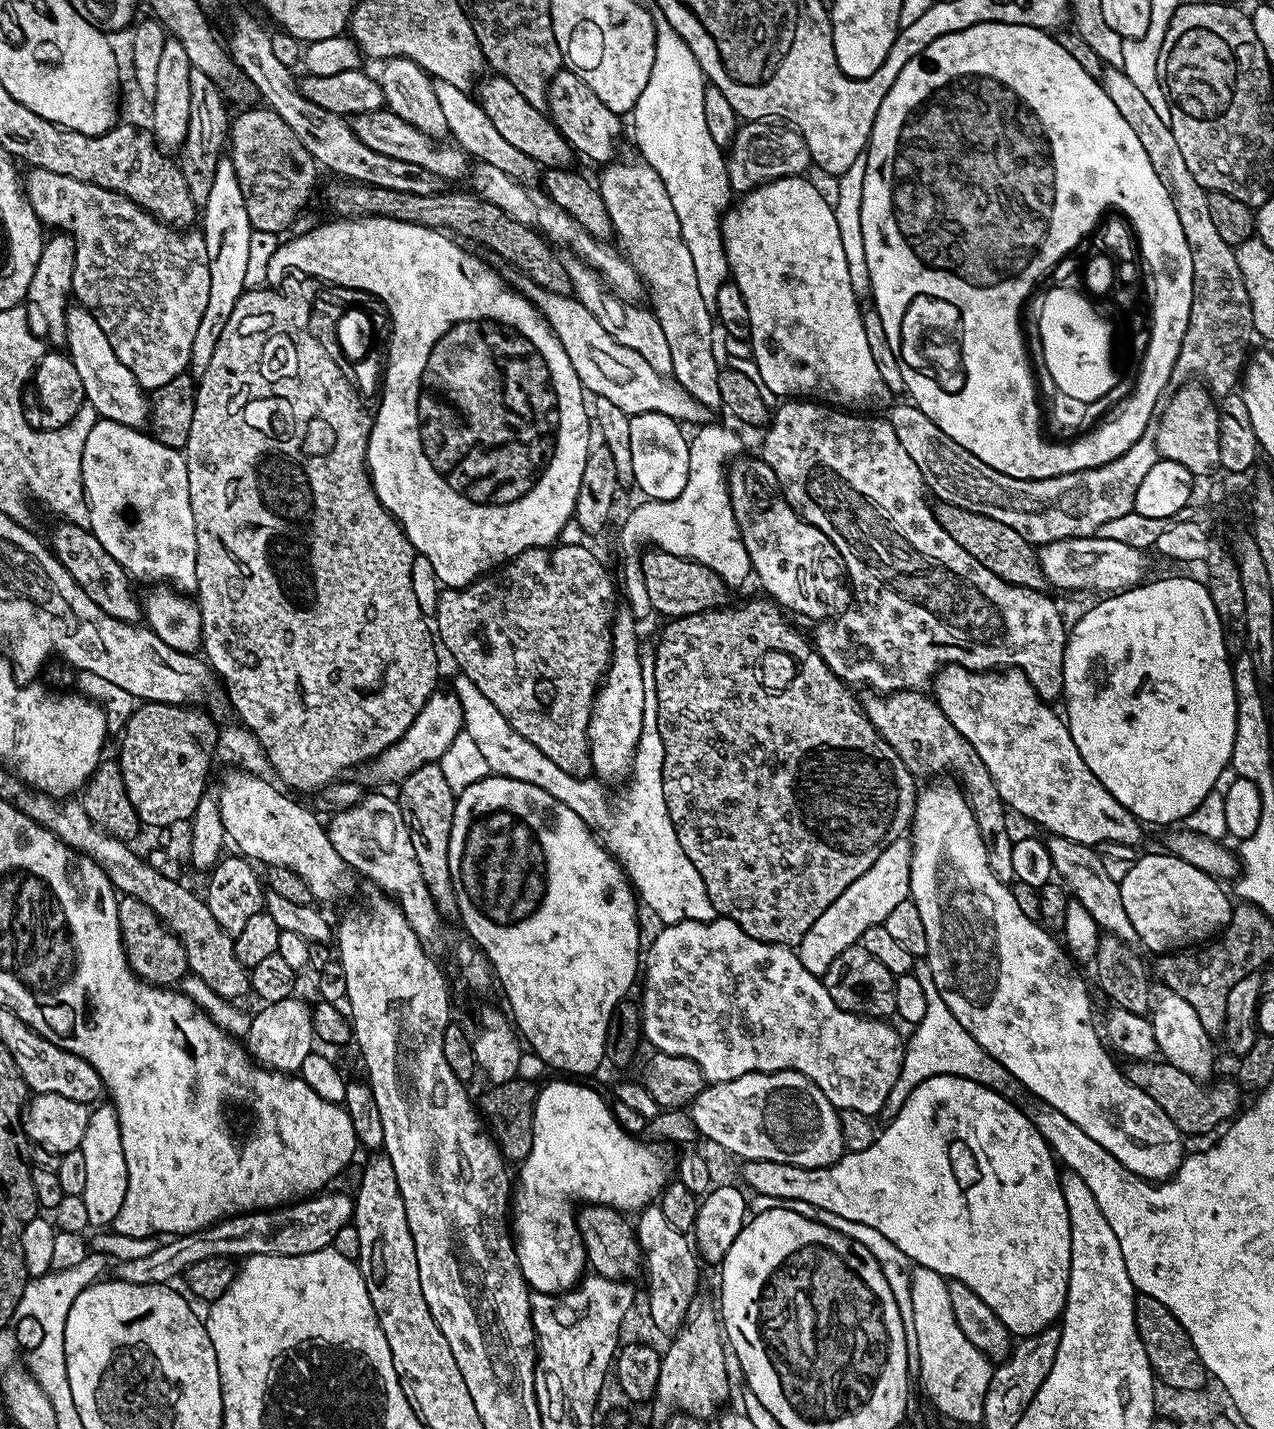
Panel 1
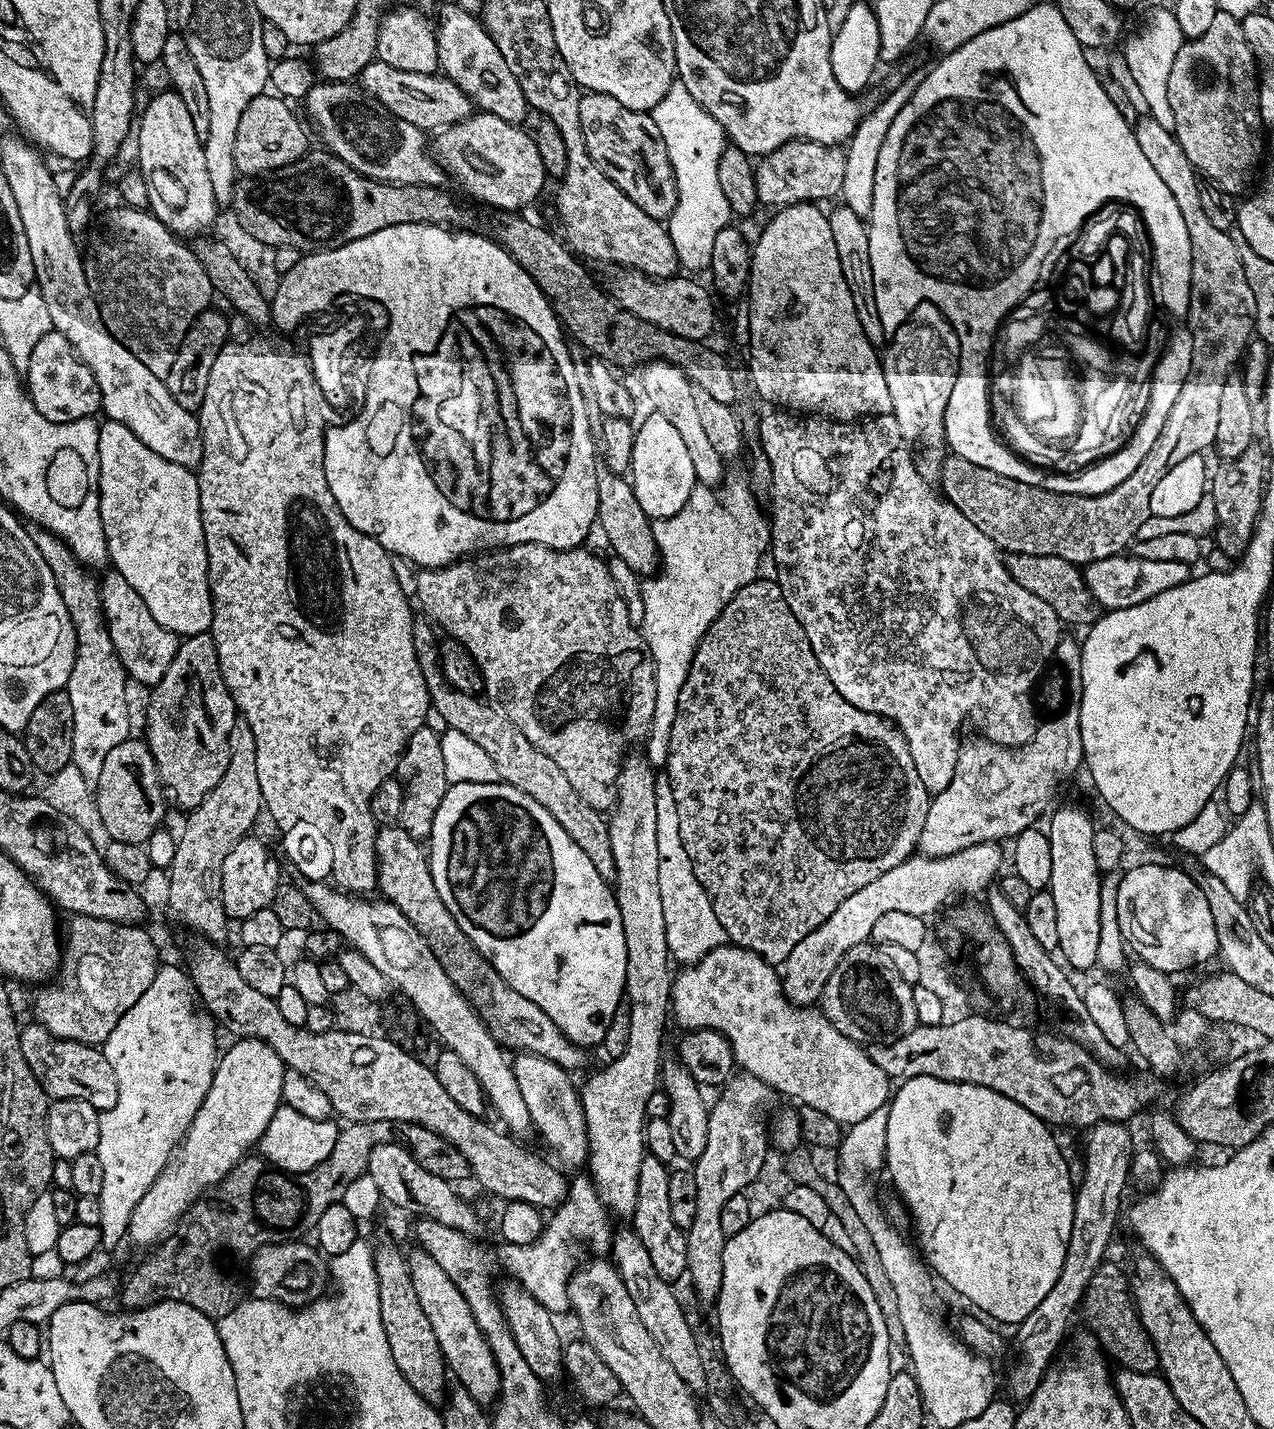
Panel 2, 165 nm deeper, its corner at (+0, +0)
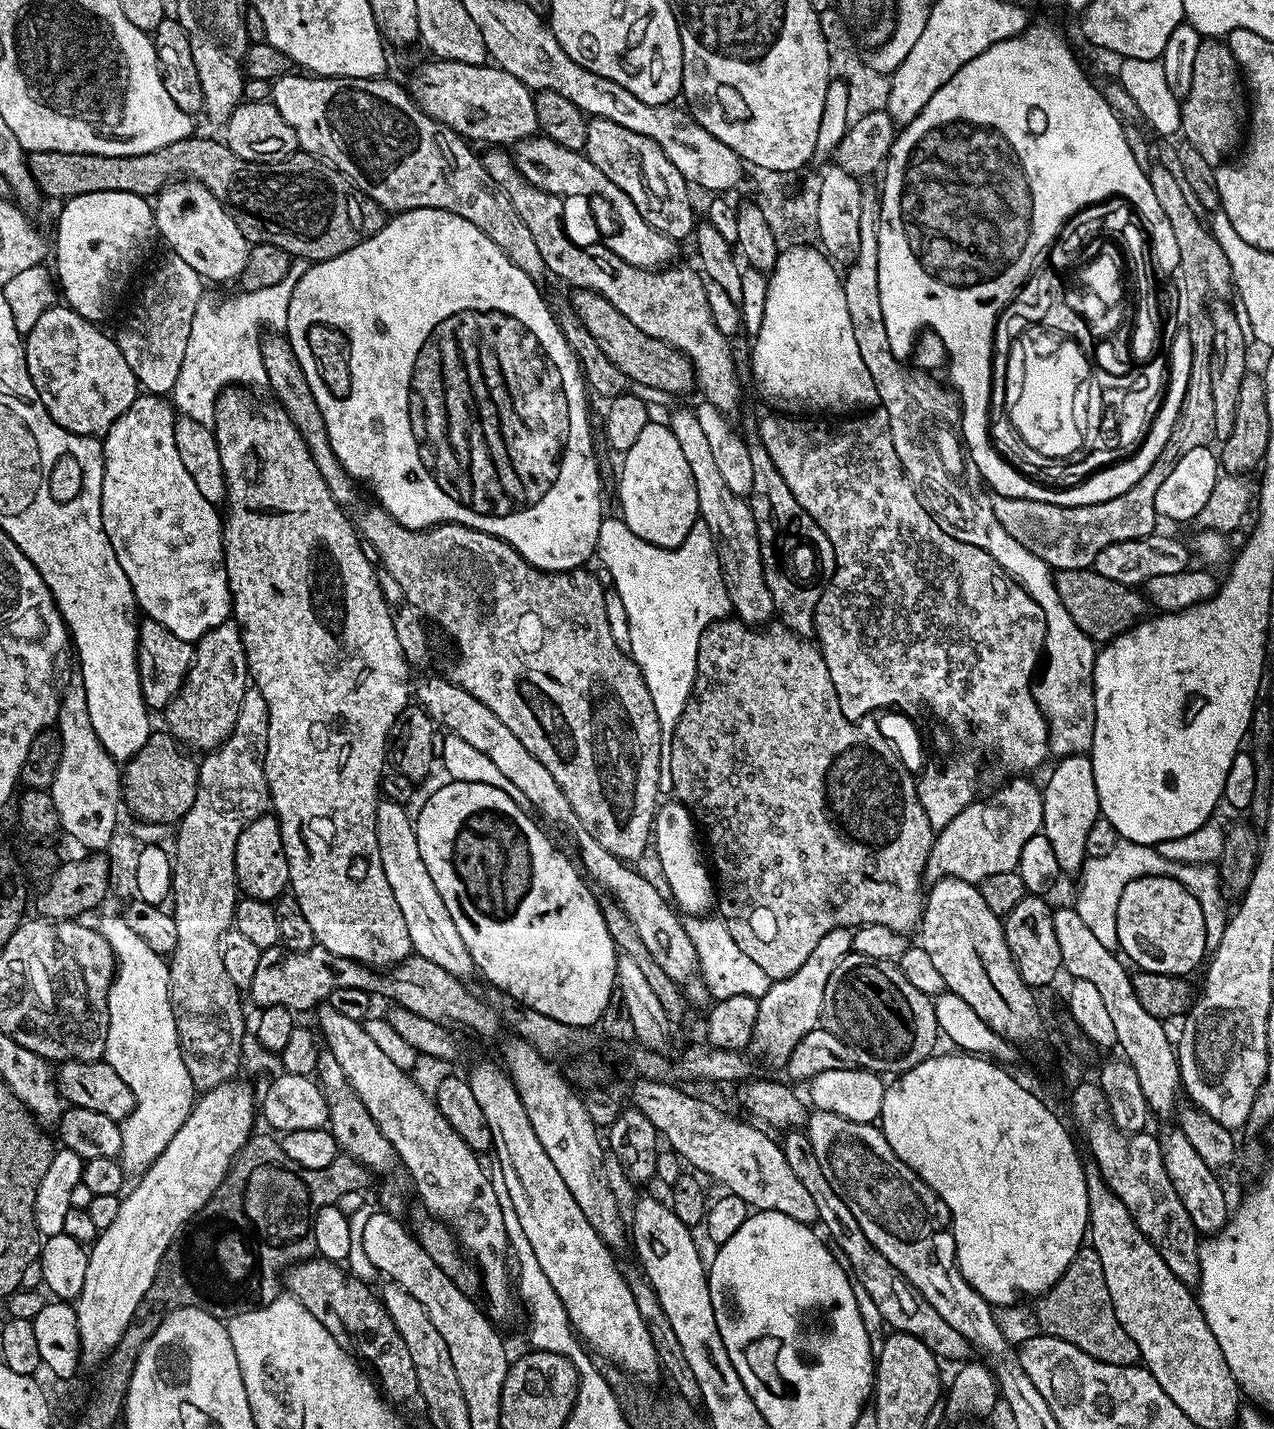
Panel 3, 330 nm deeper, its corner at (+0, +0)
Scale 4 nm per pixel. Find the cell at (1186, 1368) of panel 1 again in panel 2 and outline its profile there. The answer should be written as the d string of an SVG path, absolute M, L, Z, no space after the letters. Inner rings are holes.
M1105 1262L1094 1270L1094 1278L1084 1291L1082 1313L1087 1331L1099 1341L1101 1348L1113 1361L1120 1363L1121 1369L1130 1372L1156 1372L1160 1367L1160 1359L1156 1353L1154 1342L1146 1332L1146 1326L1140 1321L1136 1303L1132 1297L1130 1276L1116 1264Z

